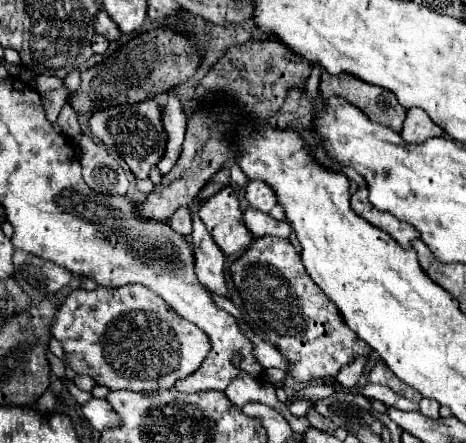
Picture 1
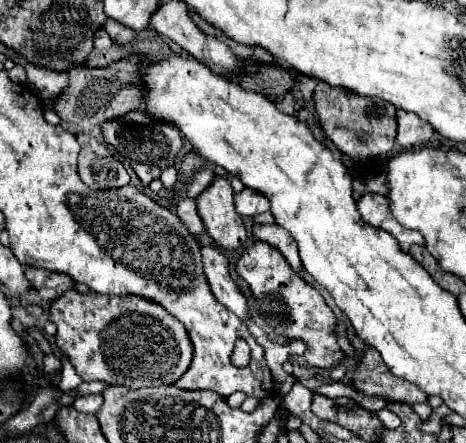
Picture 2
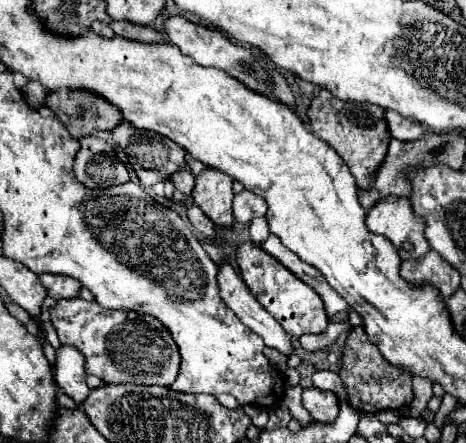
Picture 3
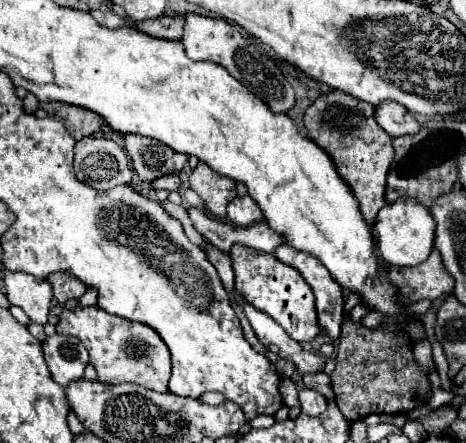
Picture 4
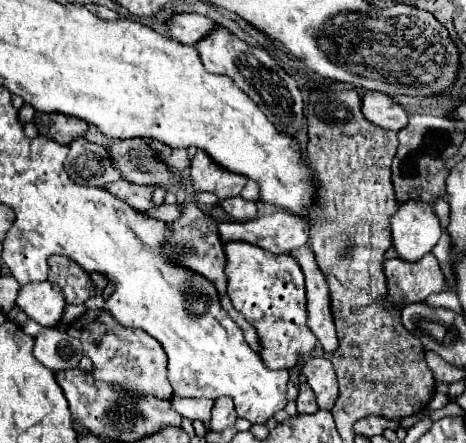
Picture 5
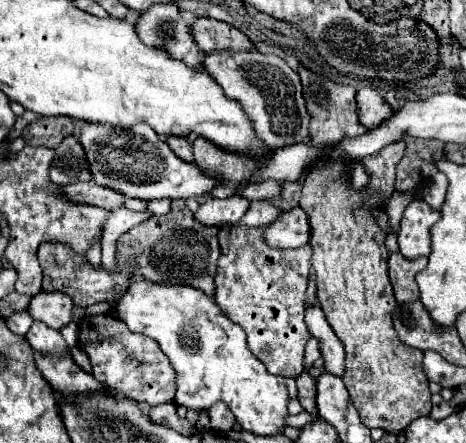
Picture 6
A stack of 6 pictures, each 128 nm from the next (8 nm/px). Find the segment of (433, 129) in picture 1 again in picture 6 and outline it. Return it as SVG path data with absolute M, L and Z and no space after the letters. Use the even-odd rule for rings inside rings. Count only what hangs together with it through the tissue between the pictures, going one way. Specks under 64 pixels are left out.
M362 86L356 92L356 102L358 102L360 122L370 130L380 126L384 120L388 120L394 114L392 106L386 100L382 100L382 96L370 86Z

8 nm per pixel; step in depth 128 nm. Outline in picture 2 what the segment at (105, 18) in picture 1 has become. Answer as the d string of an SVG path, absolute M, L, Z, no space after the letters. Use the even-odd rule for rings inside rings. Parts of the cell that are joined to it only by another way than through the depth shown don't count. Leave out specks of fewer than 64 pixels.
M110 18L106 20L104 30L106 30L106 32L108 32L108 36L112 38L112 42L116 42L116 44L128 44L128 42L132 42L132 40L134 40L134 36L136 36L136 32L128 30L126 26L122 26L120 22L110 20Z

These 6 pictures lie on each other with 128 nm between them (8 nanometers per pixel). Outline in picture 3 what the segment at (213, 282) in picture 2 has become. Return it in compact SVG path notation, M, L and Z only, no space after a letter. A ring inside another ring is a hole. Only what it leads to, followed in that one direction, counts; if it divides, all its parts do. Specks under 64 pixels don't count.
M228 262L218 264L216 280L220 288L220 298L240 318L240 322L246 324L252 332L256 332L268 348L276 348L282 354L290 356L290 336L276 322L276 318L262 308L262 304L252 296L252 292L248 292L248 286L236 276L234 268Z

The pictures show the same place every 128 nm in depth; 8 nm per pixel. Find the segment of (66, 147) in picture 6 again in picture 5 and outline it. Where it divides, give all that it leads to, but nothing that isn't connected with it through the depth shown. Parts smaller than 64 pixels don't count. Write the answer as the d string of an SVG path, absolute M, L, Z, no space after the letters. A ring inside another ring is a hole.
M78 138L70 142L70 152L64 160L64 168L68 176L82 186L100 186L112 184L120 180L120 172L112 160L108 160L108 148L100 144L92 144L86 138Z

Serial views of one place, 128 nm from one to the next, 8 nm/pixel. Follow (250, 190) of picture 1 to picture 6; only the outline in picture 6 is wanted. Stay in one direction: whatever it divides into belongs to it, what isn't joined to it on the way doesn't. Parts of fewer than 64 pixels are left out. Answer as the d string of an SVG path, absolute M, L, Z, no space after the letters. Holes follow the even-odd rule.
M230 196L224 200L218 198L208 198L202 202L200 210L194 214L198 222L206 226L220 226L220 224L236 224L248 210L250 202L244 196Z

